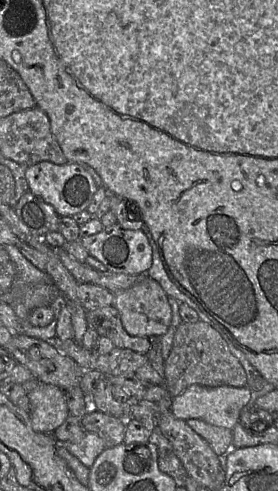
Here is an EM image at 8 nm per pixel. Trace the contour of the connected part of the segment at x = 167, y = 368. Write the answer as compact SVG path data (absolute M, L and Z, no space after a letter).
M202 320L180 323L173 338L170 354L164 361L164 385L171 397L178 396L193 384L207 387L247 386L245 369L231 353L225 338Z

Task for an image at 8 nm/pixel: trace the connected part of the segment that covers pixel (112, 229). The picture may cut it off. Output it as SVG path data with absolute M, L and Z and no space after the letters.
M117 223L80 241L108 272L147 275L152 266L152 247L142 230L123 229Z

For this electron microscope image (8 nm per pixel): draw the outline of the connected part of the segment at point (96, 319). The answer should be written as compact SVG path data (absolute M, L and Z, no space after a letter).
M113 305L86 311L86 321L88 327L94 329L99 336L110 339L117 348L147 355L152 346L148 337L132 336L127 333L120 314Z

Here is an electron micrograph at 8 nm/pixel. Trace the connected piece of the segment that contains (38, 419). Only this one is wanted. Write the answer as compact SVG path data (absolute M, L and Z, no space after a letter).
M40 383L28 393L32 428L53 434L70 415L65 392L52 384Z

